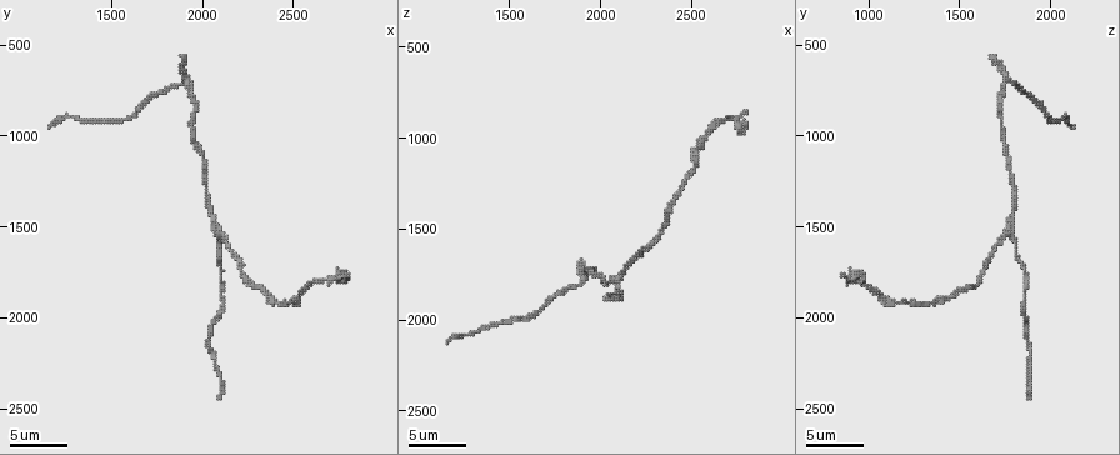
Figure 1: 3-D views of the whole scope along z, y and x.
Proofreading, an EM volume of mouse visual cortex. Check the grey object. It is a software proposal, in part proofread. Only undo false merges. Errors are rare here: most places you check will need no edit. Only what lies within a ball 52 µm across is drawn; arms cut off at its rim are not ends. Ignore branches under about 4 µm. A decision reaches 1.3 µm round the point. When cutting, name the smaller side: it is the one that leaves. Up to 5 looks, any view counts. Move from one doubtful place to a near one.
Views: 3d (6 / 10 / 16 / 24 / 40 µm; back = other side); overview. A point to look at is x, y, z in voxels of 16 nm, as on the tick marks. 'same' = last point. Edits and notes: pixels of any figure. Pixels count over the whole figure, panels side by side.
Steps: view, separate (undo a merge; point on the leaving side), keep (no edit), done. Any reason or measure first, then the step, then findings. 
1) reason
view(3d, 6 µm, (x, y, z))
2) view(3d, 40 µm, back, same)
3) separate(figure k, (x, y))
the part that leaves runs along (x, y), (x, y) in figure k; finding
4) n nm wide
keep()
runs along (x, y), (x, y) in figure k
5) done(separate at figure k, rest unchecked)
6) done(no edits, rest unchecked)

two arms in line, one across
view(3d, 6 µm, (2120, 1540, 1740))

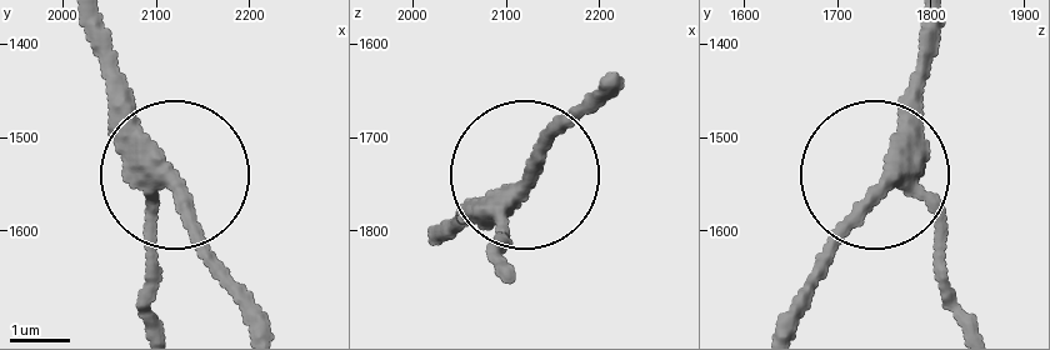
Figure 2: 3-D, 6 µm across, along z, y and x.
3 arms
keep()
runs along (925, 20), (925, 109), (890, 169), (935, 229), (955, 319) in figure 2; all the same cell

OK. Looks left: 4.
calibre changes
view(3d, 16 µm, (2100, 2000, 1860))

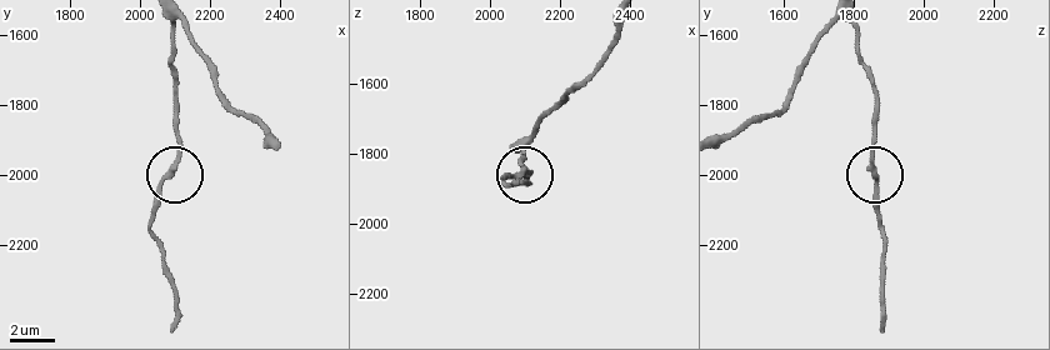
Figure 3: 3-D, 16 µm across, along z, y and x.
keep()
runs along (854, 23), (858, 56), (874, 90), (878, 216) in figure 3; all the same cell

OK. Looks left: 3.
sudden change in width
view(3d, 10 µm, (2080, 2260, 1900))

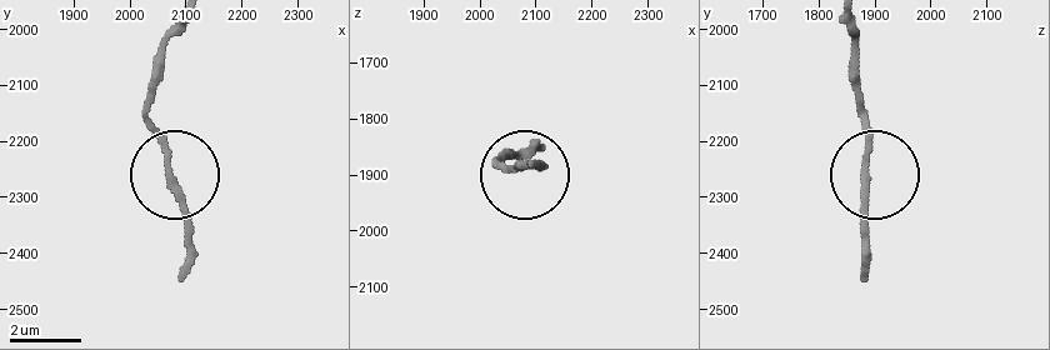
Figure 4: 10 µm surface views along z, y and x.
keep()
runs along (851, 28), (851, 73), (869, 144), (869, 275) in figure 4; continuous, no second cell

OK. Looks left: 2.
done(no edits, rest unchecked)

